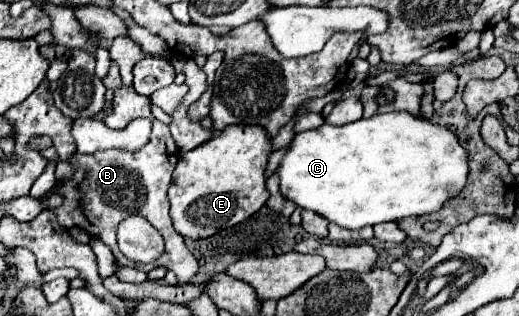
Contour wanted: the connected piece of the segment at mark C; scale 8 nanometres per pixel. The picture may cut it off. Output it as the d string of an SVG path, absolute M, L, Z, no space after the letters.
M409 112L377 114L345 126L321 124L319 128L299 132L293 136L291 146L277 168L279 190L287 200L351 230L437 212L445 200L463 190L467 172L467 152L455 134L429 120L415 118Z

